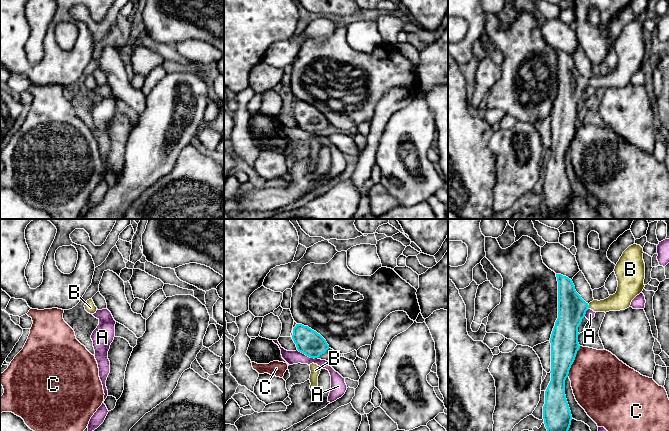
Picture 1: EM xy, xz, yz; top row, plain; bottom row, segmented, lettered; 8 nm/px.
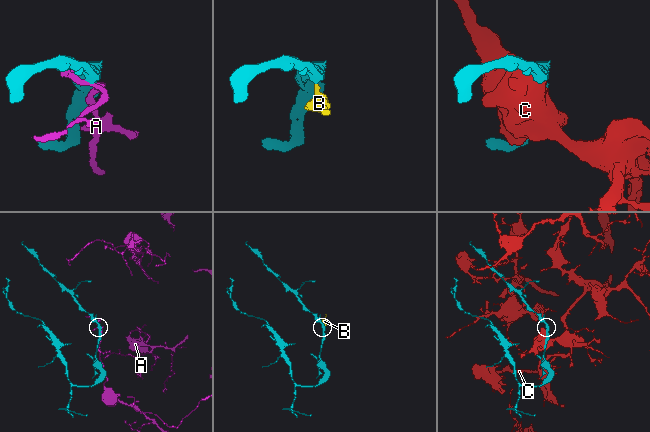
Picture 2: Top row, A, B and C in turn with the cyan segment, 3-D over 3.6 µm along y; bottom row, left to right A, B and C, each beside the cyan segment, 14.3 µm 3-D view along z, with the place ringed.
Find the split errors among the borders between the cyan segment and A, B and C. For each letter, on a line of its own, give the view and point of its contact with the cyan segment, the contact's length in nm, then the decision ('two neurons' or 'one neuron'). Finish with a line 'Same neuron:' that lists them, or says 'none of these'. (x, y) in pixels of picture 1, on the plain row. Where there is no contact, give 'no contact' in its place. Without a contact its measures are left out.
A: contact xz (307, 131); length 180 nm; two neurons
B: contact yz (588, 82); length 40 nm; one neuron
C: contact yz (573, 137); length 260 nm; two neurons
Same neuron: B

